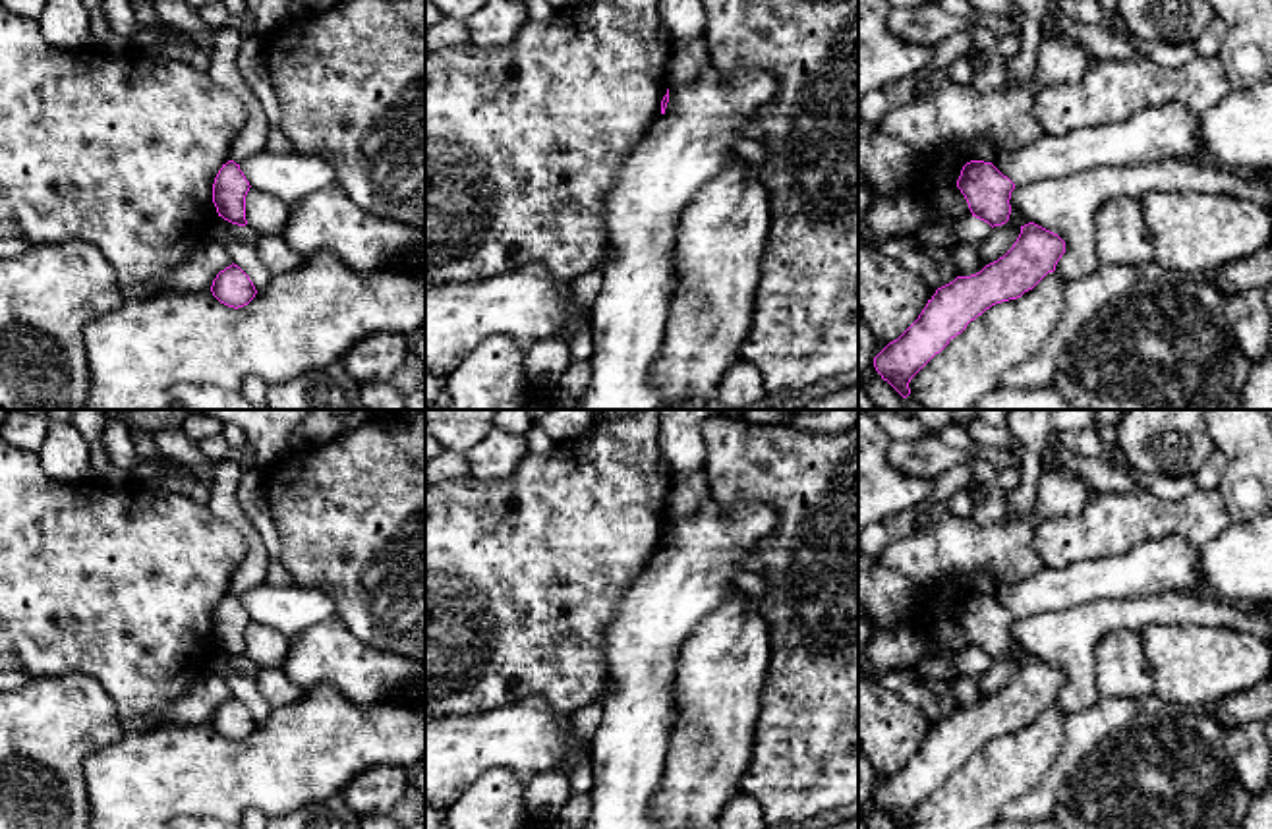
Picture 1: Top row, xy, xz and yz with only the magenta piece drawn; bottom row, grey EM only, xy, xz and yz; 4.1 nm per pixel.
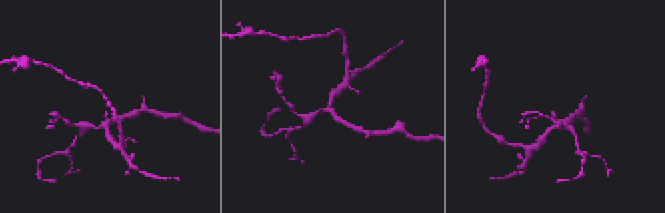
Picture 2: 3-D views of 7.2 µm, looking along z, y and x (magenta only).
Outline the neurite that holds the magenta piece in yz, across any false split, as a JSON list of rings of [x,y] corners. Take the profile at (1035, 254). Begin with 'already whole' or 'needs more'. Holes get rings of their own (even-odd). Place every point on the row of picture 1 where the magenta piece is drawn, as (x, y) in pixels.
already whole; [[[1034,224],[1021,226],[1013,247],[970,276],[957,276],[936,290],[918,319],[876,357],[874,367],[903,398],[911,379],[970,321],[996,303],[1021,298],[1055,271],[1065,242]]]

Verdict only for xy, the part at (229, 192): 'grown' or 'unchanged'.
unchanged

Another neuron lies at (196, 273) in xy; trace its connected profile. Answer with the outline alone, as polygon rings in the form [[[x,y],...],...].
[[[209,236],[176,269],[168,271],[162,282],[174,292],[211,290],[217,274],[230,265],[224,243]]]

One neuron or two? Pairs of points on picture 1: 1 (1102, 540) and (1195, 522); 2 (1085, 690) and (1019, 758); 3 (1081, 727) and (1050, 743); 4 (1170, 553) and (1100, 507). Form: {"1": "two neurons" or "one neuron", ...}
{"1": "one neuron", "2": "two neurons", "3": "two neurons", "4": "two neurons"}

